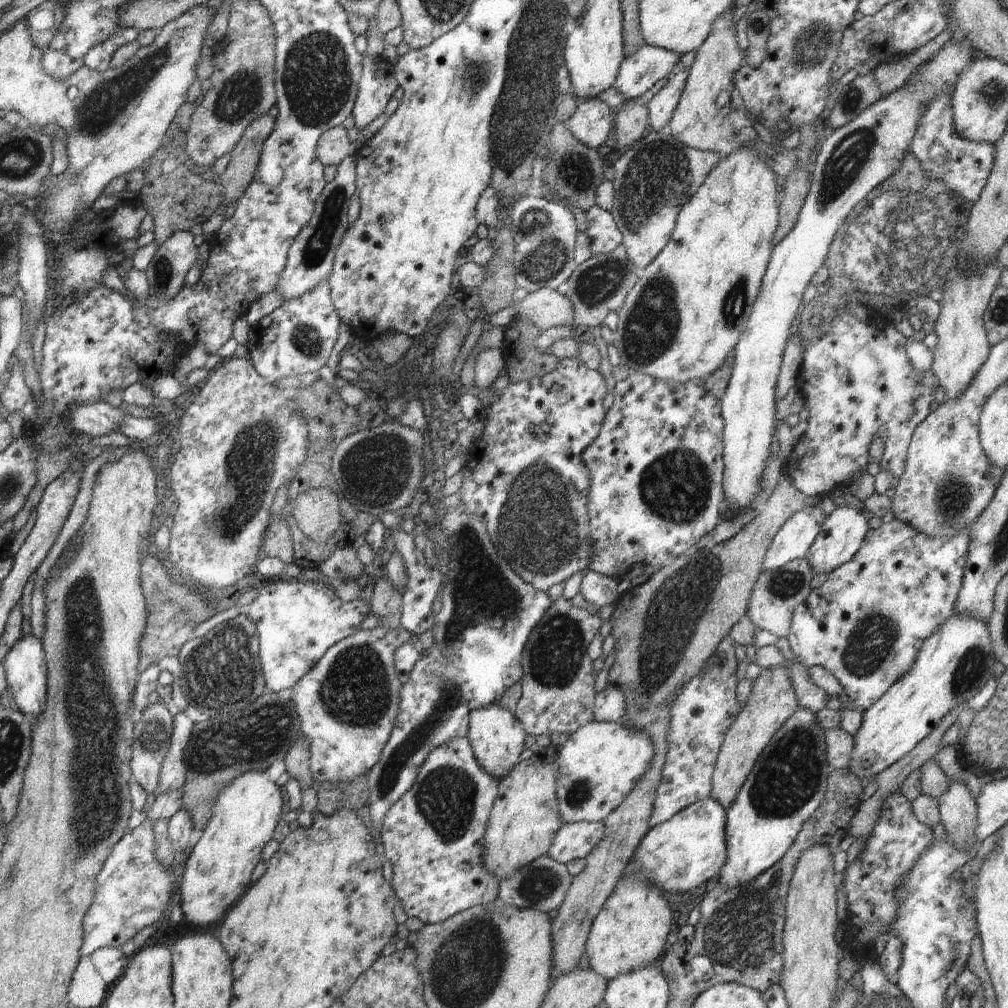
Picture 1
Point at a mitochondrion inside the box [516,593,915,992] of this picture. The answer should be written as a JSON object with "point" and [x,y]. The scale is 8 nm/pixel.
{"point":[742,934]}

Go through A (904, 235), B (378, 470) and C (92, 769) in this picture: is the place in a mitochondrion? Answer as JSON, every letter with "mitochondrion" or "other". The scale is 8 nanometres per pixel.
{"A":"mitochondrion","B":"mitochondrion","C":"mitochondrion"}

